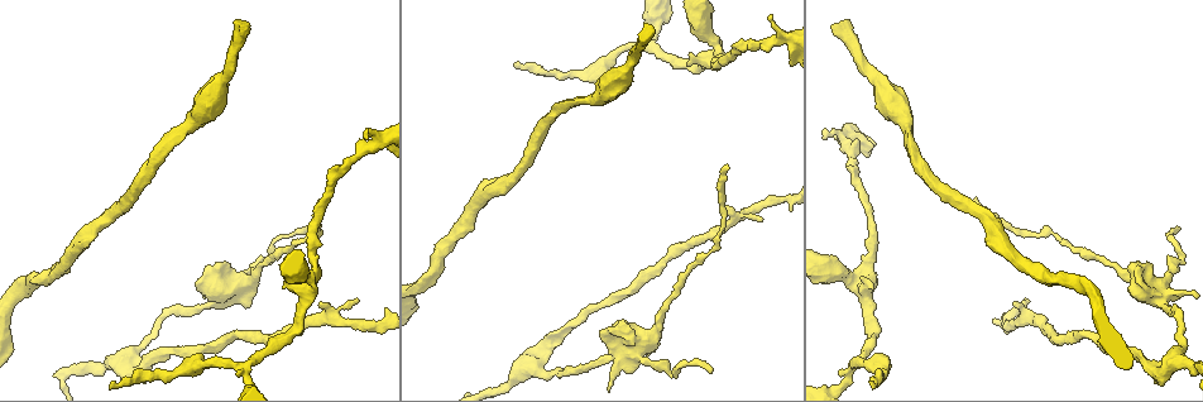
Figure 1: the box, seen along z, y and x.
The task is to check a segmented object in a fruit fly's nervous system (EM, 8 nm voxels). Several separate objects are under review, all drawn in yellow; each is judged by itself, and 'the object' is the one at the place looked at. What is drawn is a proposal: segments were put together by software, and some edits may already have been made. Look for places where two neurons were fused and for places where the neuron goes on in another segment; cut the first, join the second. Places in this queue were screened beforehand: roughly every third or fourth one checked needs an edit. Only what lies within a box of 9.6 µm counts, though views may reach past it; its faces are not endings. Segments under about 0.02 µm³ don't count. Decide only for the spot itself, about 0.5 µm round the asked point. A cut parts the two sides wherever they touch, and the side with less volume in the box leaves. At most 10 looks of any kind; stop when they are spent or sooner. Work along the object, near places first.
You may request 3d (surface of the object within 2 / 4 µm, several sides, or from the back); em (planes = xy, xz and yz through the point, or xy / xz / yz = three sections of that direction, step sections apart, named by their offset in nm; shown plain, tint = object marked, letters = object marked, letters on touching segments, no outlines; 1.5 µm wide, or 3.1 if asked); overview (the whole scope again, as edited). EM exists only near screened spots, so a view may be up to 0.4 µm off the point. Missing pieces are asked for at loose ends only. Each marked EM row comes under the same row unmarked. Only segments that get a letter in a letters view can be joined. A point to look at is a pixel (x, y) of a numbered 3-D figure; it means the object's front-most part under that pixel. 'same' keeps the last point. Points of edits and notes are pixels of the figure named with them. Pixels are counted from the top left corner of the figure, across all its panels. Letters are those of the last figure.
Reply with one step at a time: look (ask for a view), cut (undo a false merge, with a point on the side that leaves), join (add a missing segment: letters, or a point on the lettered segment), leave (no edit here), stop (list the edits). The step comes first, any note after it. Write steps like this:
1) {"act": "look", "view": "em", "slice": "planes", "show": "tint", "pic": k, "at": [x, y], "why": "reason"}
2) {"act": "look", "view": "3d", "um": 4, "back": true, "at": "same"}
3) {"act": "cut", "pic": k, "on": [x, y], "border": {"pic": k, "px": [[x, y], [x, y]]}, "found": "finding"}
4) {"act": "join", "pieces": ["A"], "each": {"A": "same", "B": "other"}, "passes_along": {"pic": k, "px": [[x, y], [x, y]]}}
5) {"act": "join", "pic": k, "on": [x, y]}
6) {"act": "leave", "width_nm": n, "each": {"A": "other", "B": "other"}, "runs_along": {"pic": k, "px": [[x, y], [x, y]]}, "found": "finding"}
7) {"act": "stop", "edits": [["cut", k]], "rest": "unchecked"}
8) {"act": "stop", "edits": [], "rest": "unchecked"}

{"act": "look", "view": "3d", "um": 2, "pic": 1, "at": [318, 304], "why": "free end"}

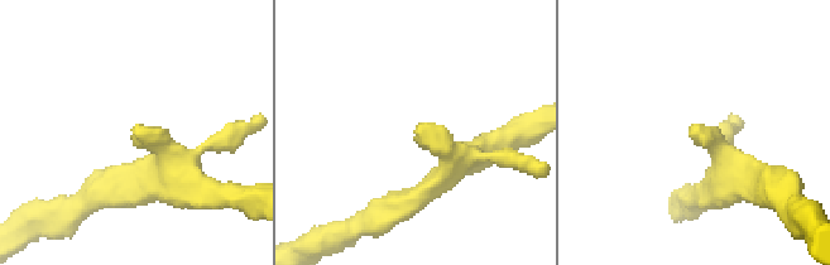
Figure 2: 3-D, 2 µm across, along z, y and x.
{"act": "look", "view": "em", "slice": "xy", "step": 4, "show": "letters", "pic": 2, "at": [134, 129]}

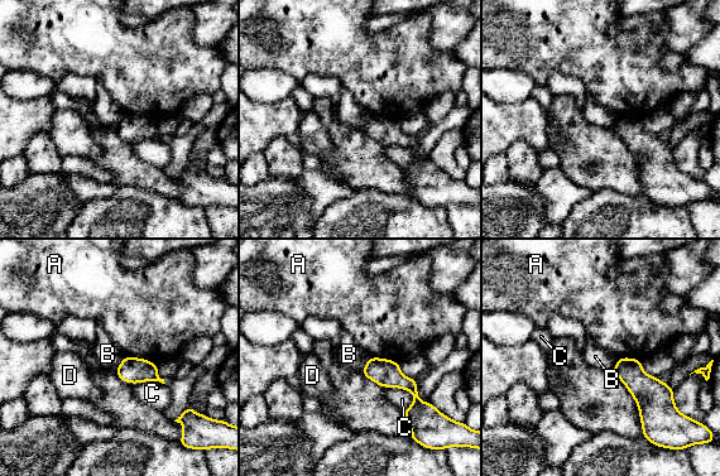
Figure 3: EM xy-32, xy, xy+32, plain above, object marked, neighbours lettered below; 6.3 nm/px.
{"act": "look", "view": "em", "slice": "planes", "show": "letters", "at": "same", "why": "another direction"}

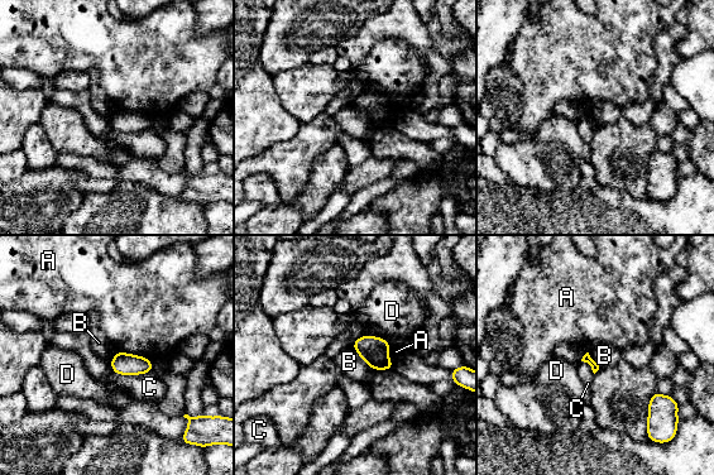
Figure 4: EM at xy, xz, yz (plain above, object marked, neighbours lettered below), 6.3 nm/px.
{"act": "leave", "each": {"A": "other", "B": "other", "C": "other", "D": "other"}, "border": {"pic": 4, "px": [[109, 361], [118, 374], [151, 372]]}, "found": "none of them fits"}

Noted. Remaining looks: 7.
{"act": "look", "view": "3d", "um": 4, "pic": 1, "at": [1133, 262], "why": "an open end"}

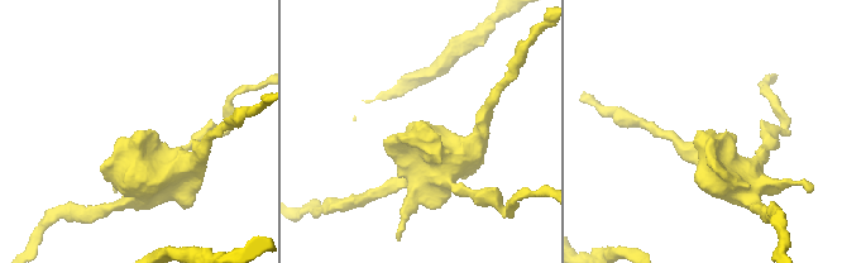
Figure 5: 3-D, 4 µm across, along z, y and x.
{"act": "look", "view": "em", "slice": "xz", "step": 8, "show": "letters", "pic": 5, "at": [148, 131]}

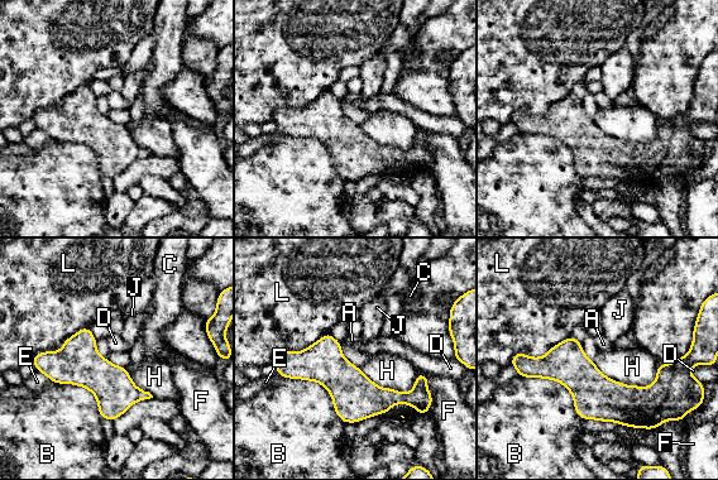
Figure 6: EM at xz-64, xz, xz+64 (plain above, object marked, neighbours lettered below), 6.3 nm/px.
{"act": "look", "view": "em", "slice": "yz", "step": 4, "show": "letters", "at": "same", "why": "another direction"}

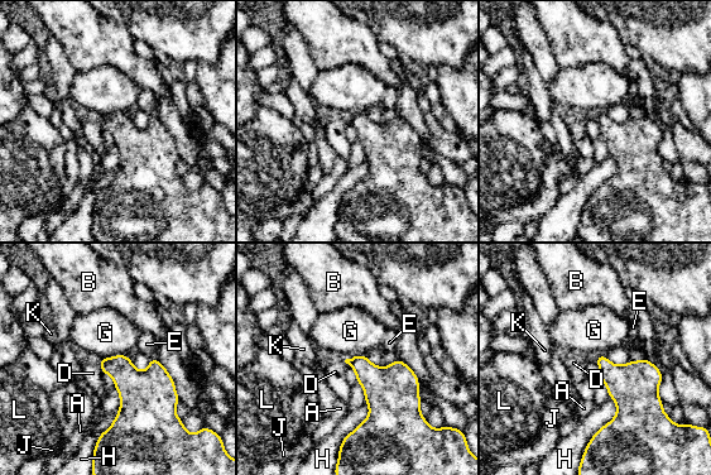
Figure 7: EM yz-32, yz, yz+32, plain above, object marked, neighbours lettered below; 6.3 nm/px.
{"act": "leave", "each": {"A": "other", "B": "other", "D": "other", "E": "other", "G": "other", "H": "other", "J": "other", "K": "other", "L": "other"}, "border": {"pic": 7, "px": [[126, 354], [115, 354], [101, 359]]}, "found": "no lettered segment goes on from it"}

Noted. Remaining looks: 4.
{"act": "look", "view": "em", "slice": "yz", "step": 8, "show": "tint", "pic": 1, "at": [149, 365], "why": "calibre changes"}

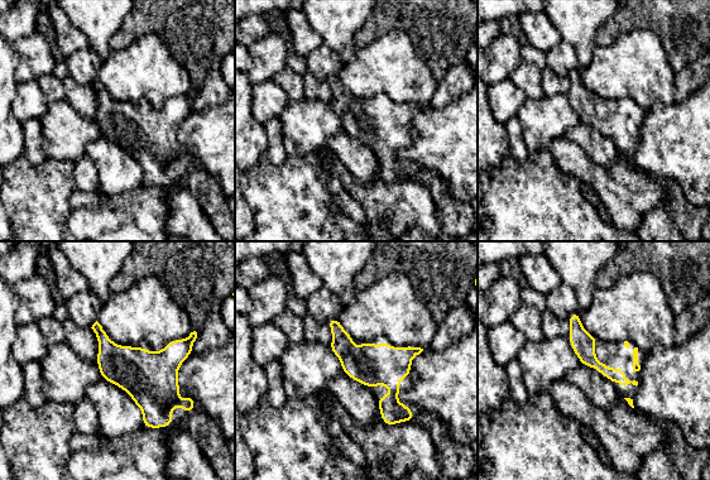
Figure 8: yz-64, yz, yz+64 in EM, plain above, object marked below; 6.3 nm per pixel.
{"act": "look", "view": "em", "slice": "yz", "step": 8, "show": "letters", "at": "same", "why": "what lies round it"}

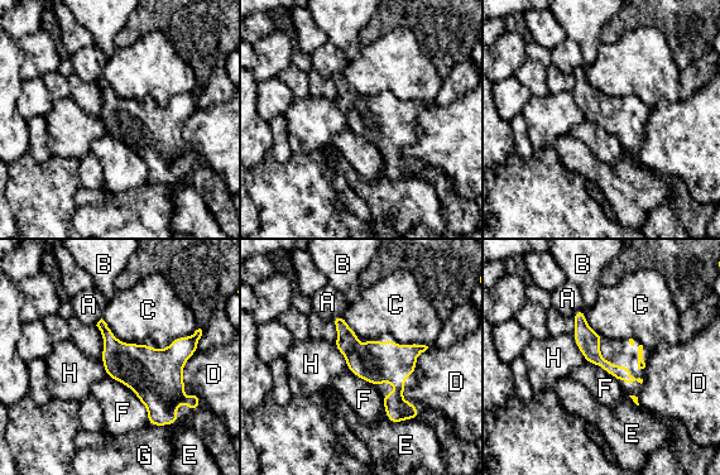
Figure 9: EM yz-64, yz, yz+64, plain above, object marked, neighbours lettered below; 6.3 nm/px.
{"act": "leave", "width_nm": 140, "each": {"A": "other", "B": "other", "C": "other", "D": "other", "E": "other", "F": "other", "G": "other", "H": "other"}, "border": {"pic": 9, "px": [[106, 374], [135, 394], [148, 423]]}, "found": "continuous, no second neuron"}

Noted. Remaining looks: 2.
{"act": "look", "view": "em", "slice": "planes", "show": "letters", "pic": 1, "at": [643, 23], "why": "free end"}

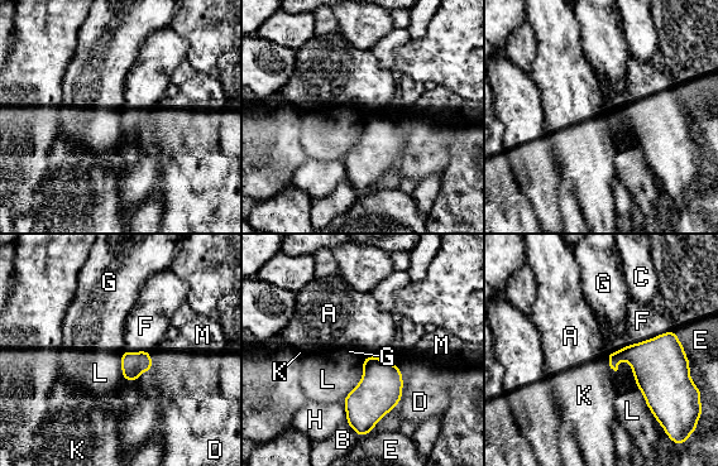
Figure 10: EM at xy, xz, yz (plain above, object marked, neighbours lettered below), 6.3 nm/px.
{"act": "join", "pieces": ["F"], "each": {"A": "other", "B": "other", "C": "other", "D": "other", "E": "other", "F": "same", "G": "other", "H": "other", "K": "other", "L": "other", "M": "other"}, "passes_along": {"pic": 10, "px": [[660, 366], [650, 339], [642, 321]]}, "found": "it goes on there"}

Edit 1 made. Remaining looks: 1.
{"act": "stop", "edits": [["join", 10]], "rest": "unchecked"}

